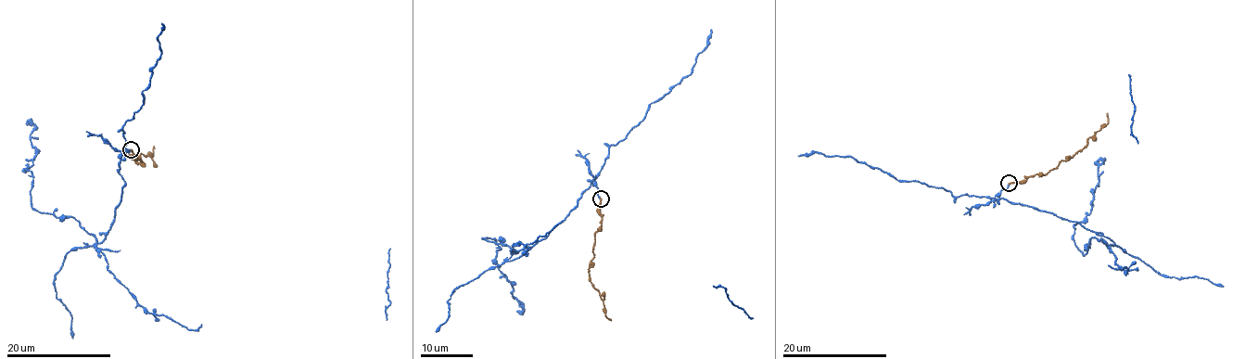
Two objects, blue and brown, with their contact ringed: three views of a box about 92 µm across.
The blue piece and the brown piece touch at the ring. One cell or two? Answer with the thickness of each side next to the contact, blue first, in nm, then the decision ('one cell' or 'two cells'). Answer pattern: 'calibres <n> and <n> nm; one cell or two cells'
calibres 200 and 240 nm; two cells

